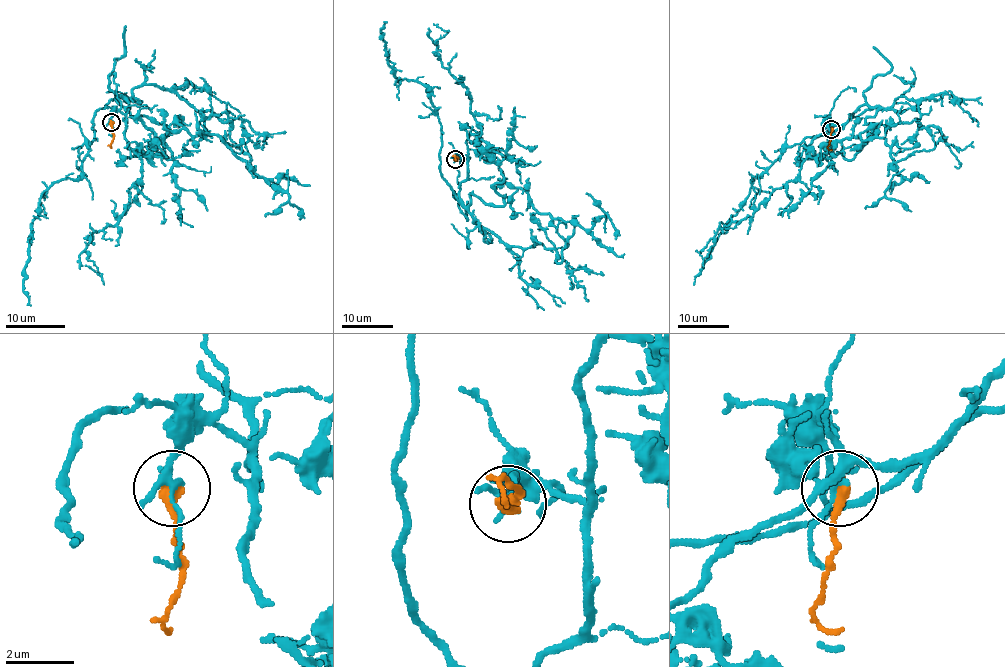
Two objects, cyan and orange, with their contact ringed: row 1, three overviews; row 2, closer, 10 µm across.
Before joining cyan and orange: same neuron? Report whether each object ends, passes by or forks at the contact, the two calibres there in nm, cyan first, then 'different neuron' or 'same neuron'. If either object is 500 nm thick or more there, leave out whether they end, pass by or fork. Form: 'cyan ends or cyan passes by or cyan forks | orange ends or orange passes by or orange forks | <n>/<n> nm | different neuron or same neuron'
cyan forks | orange ends | 180/400 nm | different neuron

